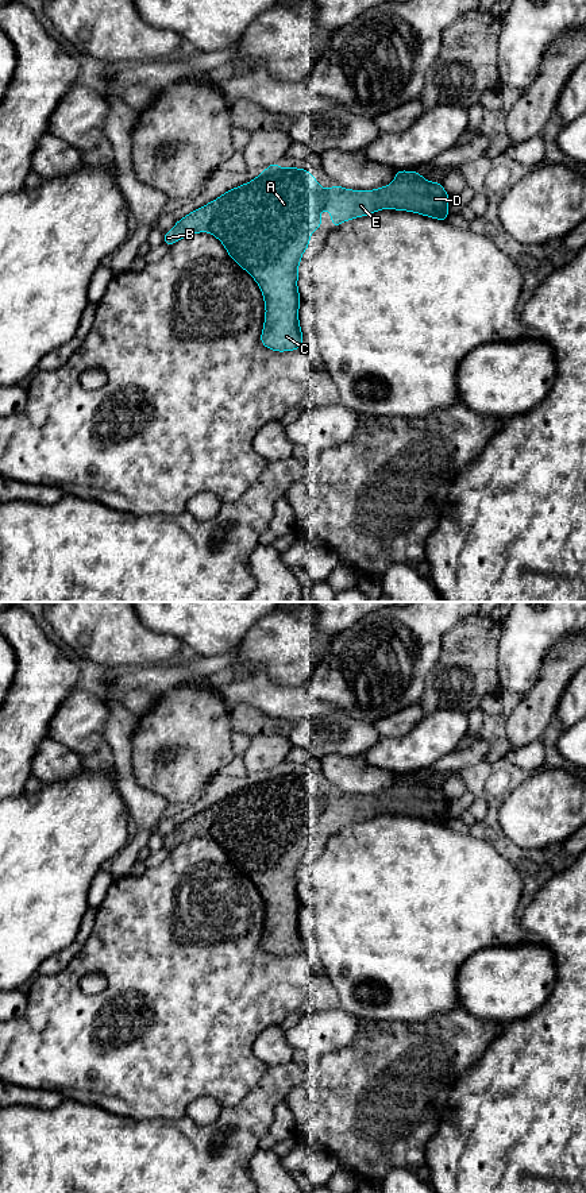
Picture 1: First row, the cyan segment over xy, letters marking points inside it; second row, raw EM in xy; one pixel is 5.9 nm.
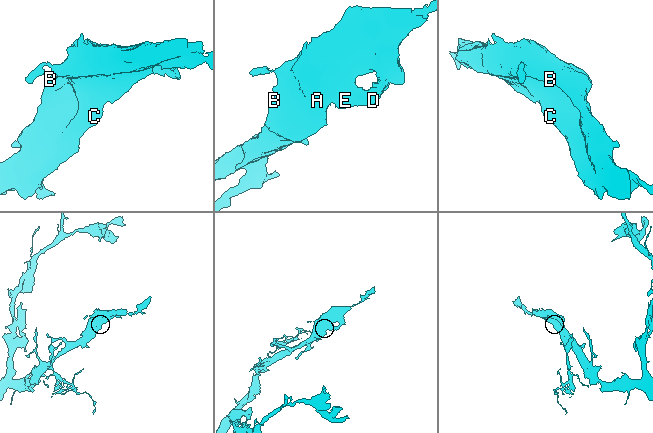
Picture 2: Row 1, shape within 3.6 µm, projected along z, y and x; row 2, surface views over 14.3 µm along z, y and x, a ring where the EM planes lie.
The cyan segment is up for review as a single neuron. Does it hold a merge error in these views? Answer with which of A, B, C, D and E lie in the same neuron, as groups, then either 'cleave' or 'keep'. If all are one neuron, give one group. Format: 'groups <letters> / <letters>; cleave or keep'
groups A B C D E; keep

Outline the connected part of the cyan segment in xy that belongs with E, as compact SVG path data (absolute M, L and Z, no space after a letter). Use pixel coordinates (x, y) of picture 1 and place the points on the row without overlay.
M273 768L248 788L230 794L219 803L178 825L176 830L165 838L163 848L173 850L177 845L197 837L209 837L216 841L224 849L228 860L257 885L262 895L266 919L261 947L266 953L278 957L293 955L302 951L304 945L298 927L300 897L297 893L297 875L302 857L308 854L311 837L320 834L323 822L319 818L323 814L329 815L332 833L336 833L343 826L367 821L385 812L415 816L446 826L448 821L448 806L450 799L446 798L442 787L428 787L417 776L400 775L396 777L394 785L388 791L363 796L343 794L338 788L331 794L323 794L316 787L316 781L305 773L281 773L278 768Z

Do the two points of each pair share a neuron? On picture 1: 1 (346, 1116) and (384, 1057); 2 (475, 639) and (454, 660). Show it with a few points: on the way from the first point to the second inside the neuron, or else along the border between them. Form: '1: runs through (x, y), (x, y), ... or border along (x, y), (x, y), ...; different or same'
1: runs through (361, 1101), (380, 1083), (380, 1072); same
2: runs through (470, 644), (459, 655); same

